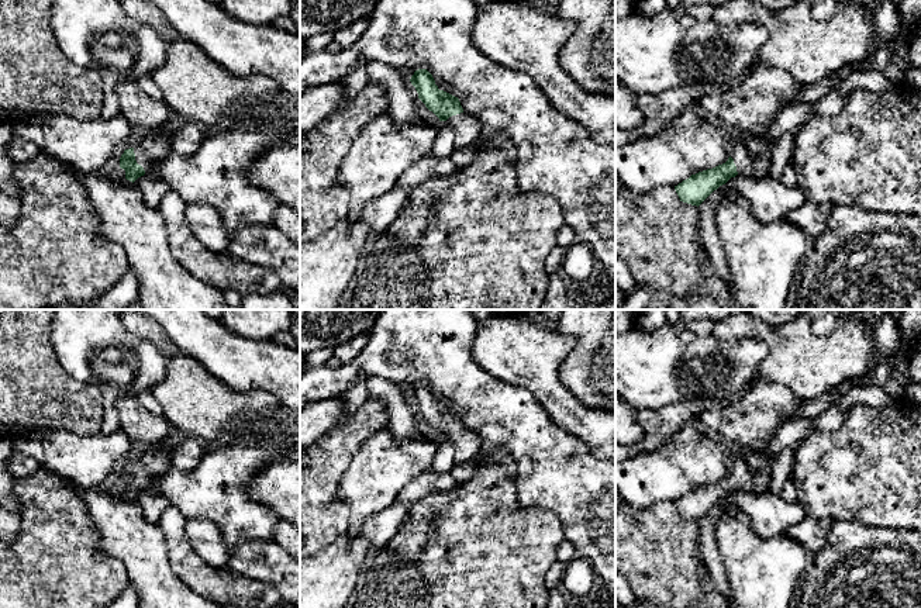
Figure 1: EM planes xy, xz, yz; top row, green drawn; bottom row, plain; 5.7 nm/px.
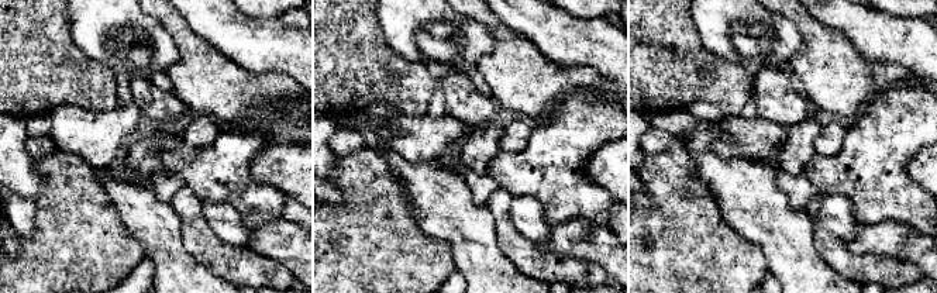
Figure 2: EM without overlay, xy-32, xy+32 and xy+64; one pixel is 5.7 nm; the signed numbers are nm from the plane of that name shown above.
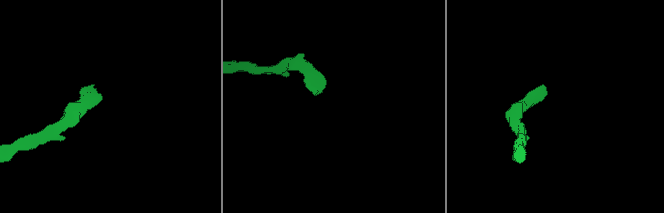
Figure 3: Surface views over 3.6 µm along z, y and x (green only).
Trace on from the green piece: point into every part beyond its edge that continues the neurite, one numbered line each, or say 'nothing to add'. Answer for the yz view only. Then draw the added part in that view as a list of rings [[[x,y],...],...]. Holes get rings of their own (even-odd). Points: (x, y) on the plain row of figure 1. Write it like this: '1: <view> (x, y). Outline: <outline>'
1: yz (747, 480). Outline: [[[744,455],[729,459],[729,471],[734,474],[737,487],[745,493],[760,494],[768,491],[770,467],[772,464],[768,464],[759,473],[755,473]]]

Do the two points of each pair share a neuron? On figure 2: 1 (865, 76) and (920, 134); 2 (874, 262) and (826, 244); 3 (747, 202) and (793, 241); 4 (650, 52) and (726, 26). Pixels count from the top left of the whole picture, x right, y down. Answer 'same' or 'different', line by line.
1: different
2: same
3: same
4: different

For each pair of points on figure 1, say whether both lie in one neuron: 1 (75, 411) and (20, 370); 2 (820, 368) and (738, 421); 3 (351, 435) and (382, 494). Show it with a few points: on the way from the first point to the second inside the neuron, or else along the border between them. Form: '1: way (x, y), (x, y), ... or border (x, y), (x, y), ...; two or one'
1: way (61, 401), (45, 396), (34, 384); one
2: border (755, 380), (779, 383), (806, 400); two
3: border (385, 428), (373, 432), (364, 442), (341, 477); two

